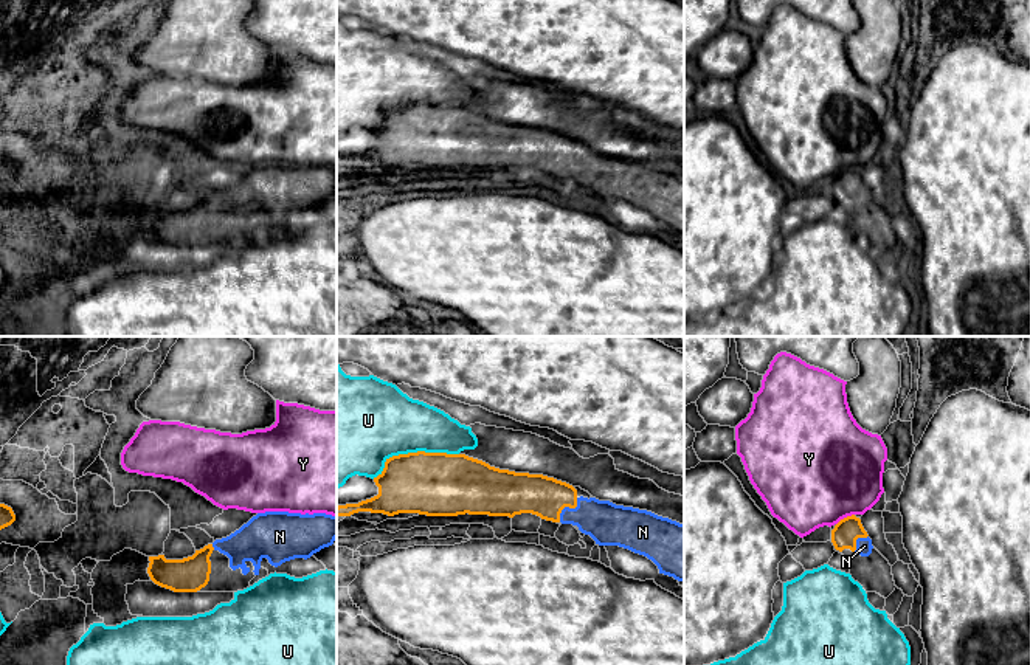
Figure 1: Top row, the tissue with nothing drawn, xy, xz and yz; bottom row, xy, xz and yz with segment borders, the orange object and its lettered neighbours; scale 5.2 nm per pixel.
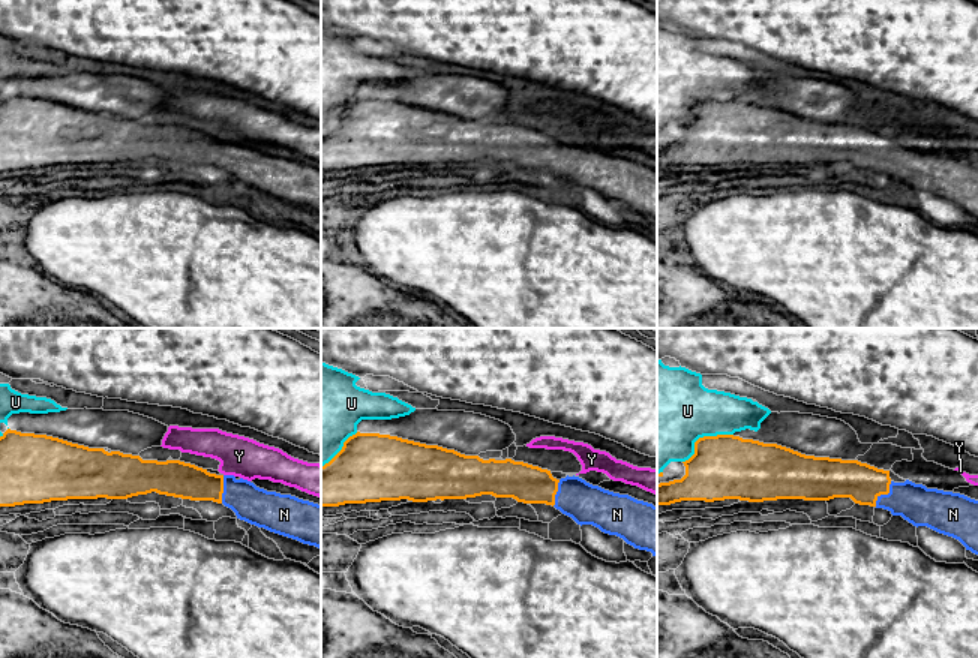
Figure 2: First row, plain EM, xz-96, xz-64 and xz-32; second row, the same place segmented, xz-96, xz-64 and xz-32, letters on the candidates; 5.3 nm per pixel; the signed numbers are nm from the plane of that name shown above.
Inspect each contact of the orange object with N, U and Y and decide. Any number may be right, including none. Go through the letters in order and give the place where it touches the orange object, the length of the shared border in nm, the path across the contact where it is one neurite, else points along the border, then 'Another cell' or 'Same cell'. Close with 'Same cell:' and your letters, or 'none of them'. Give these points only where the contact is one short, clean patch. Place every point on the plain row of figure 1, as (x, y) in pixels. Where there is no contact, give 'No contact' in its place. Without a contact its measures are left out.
N: Touches orange at xz (566, 158). Shared border 160 nm. Path across: xz (545, 149), (566, 158), (608, 177). Same cell
U: Touches orange at xz (413, 106). Shared border 460 nm. Another cell
Y: Touches orange at yz (844, 171). Shared border 110 nm. Another cell
Same cell: N

